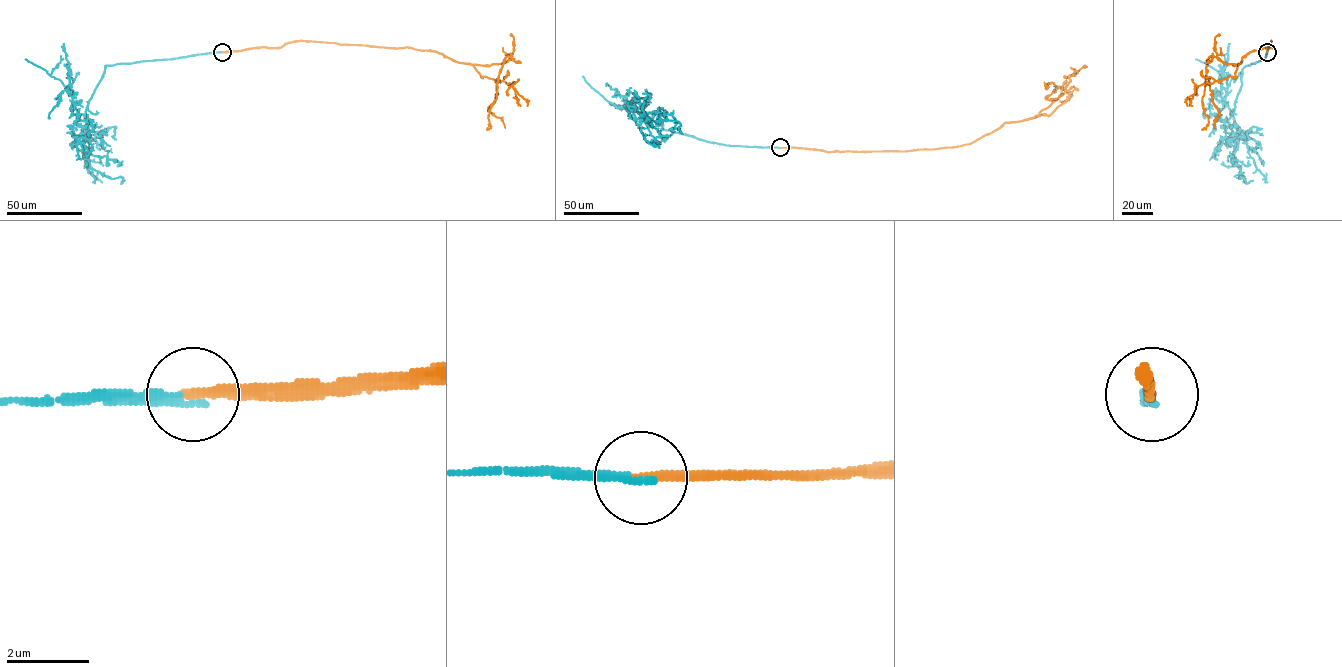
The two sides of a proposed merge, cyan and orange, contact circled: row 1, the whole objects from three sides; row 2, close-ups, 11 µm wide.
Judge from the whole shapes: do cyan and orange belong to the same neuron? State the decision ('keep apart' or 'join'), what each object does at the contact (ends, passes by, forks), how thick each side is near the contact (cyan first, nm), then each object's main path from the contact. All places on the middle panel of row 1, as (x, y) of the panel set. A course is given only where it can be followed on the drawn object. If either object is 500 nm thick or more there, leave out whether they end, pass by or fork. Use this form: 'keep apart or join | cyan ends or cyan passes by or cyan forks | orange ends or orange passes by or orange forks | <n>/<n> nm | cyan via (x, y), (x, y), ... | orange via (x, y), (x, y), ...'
join | cyan ends | orange ends | 180/240 nm | cyan via (780, 147), (699, 140), (665, 130), (662, 123), (642, 113), (646, 120), (678, 121), (682, 133) | orange via (780, 147), (827, 152), (961, 146), (1005, 122), (1049, 115), (1068, 94), (1056, 87), (1046, 98), (1062, 95)

